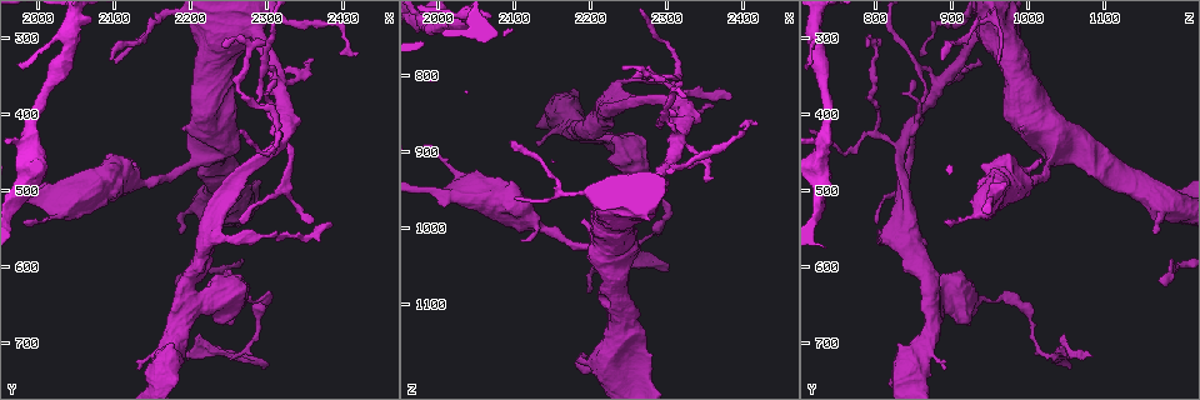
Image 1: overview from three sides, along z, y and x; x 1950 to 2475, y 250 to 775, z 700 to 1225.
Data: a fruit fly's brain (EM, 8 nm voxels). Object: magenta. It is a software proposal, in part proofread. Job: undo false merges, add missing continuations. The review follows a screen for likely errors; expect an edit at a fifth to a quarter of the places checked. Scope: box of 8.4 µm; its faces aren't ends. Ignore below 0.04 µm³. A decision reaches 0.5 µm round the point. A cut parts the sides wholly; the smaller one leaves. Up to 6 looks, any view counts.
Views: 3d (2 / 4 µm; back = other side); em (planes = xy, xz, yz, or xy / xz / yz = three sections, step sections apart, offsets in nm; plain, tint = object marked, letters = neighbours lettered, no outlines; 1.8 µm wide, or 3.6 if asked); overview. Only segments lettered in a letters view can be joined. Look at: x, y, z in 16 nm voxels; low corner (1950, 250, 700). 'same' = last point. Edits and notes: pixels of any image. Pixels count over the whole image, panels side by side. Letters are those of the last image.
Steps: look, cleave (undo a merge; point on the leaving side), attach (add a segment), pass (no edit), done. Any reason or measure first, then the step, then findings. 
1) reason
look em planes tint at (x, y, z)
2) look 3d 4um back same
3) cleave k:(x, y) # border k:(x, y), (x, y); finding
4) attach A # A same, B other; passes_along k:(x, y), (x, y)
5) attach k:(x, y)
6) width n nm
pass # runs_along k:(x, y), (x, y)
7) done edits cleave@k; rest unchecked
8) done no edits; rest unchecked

look em xz step 16 tint at (2315, 440, 830)

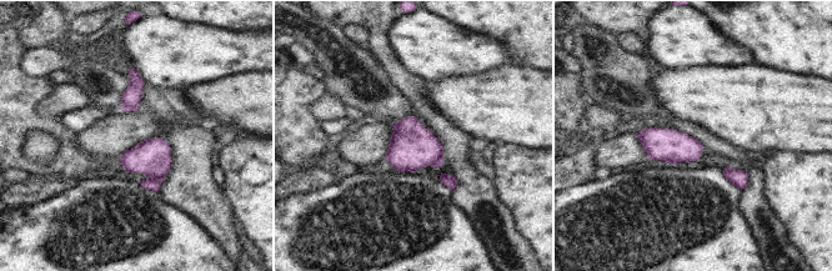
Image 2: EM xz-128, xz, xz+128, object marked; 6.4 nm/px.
another direction
look em planes letters same

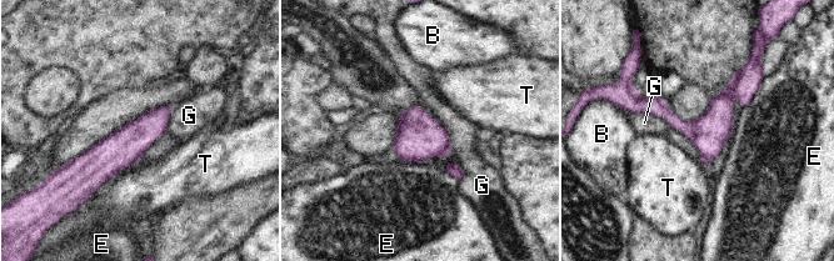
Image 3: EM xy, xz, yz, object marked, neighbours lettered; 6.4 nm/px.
pass # B other, E other, G other, T other; runs_along 3:(757, 81), (700, 126), (630, 104); all the same neuron

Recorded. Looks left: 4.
free end
look em xy step 4 letters at (2365, 540, 840)

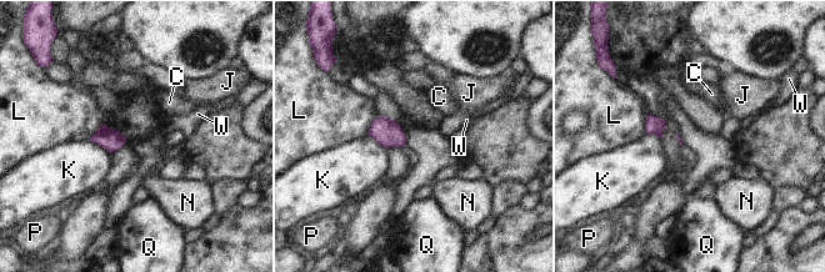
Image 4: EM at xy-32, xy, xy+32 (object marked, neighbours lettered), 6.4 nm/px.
look em planes letters same

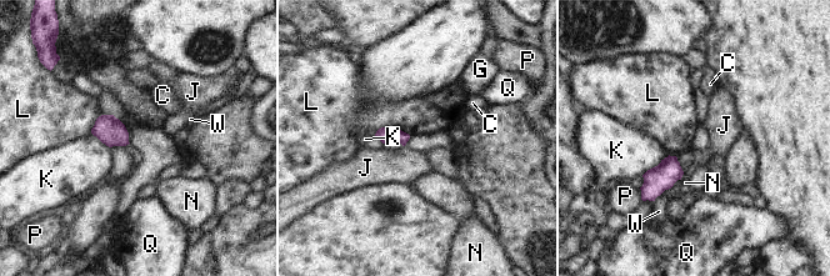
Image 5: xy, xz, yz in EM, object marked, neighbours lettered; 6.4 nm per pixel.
pass # C other, G other, J other, K other, L other, N other, P other, Q other, W other; border 5:(376, 130), (394, 128), (410, 135); no lettered segment goes on from it

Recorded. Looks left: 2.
abrupt turn
look 3d 4um at (2255, 635, 910)

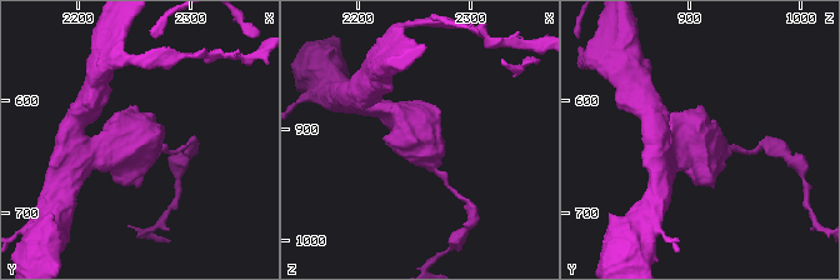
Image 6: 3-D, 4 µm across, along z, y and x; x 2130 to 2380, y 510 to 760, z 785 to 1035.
now the EM
look em planes letters at (2250, 640, 912)

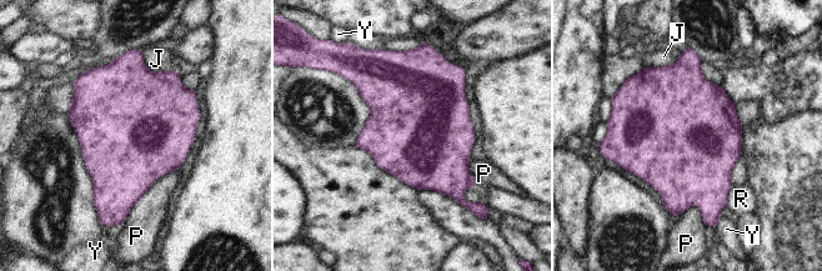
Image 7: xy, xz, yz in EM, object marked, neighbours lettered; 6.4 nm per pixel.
width 650 nm
pass # J other, P other, R other, Y other; border 7:(178, 167), (161, 175), (120, 224); all the same neuron

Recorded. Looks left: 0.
done no edits; rest unchecked

